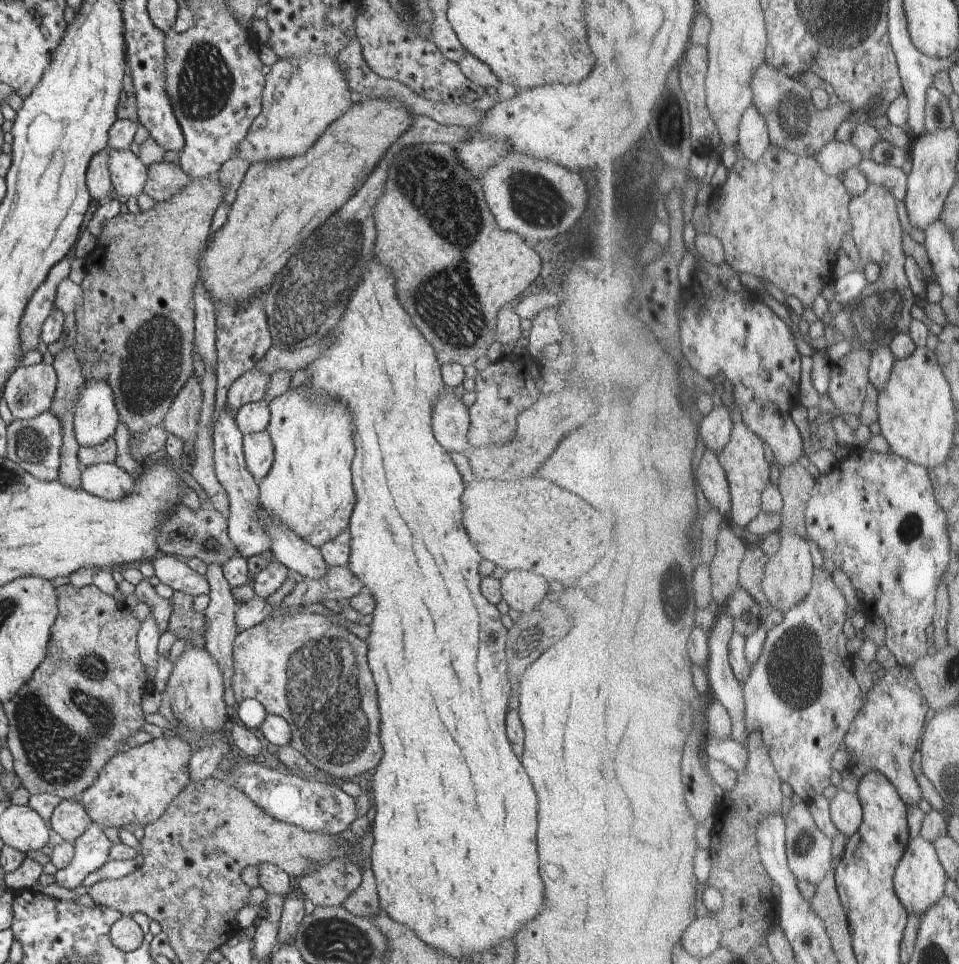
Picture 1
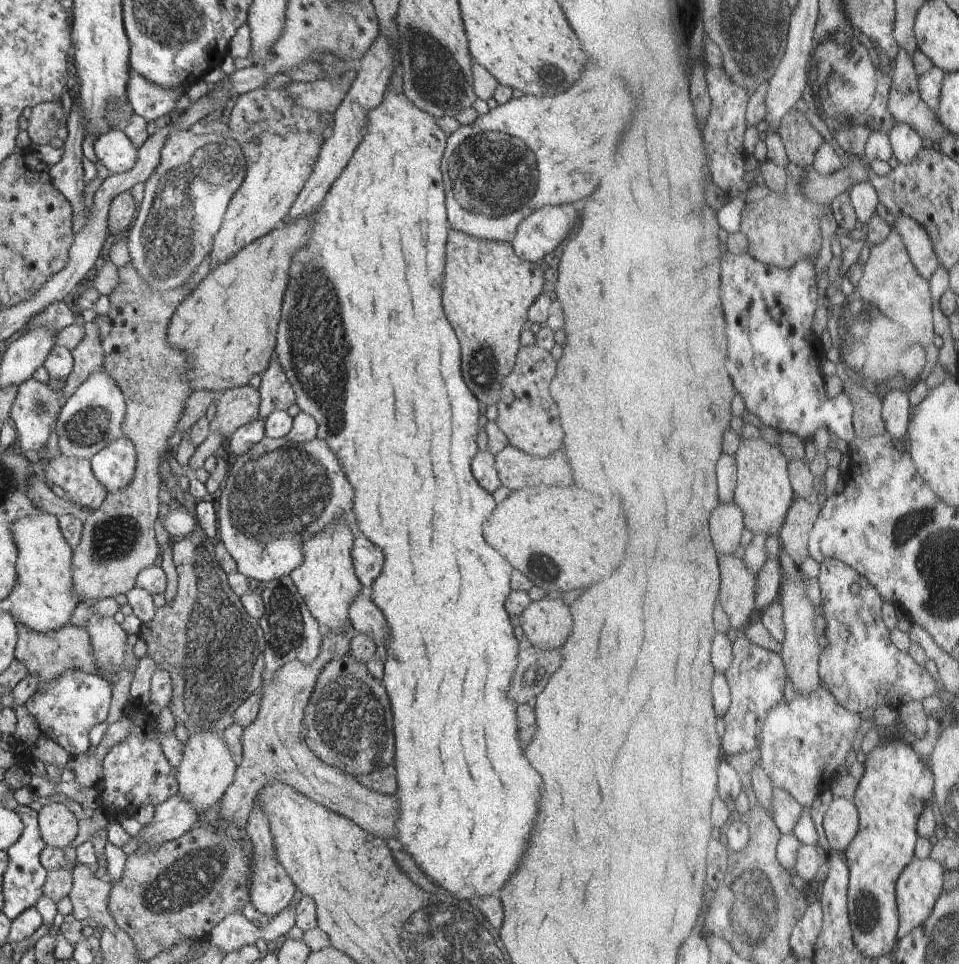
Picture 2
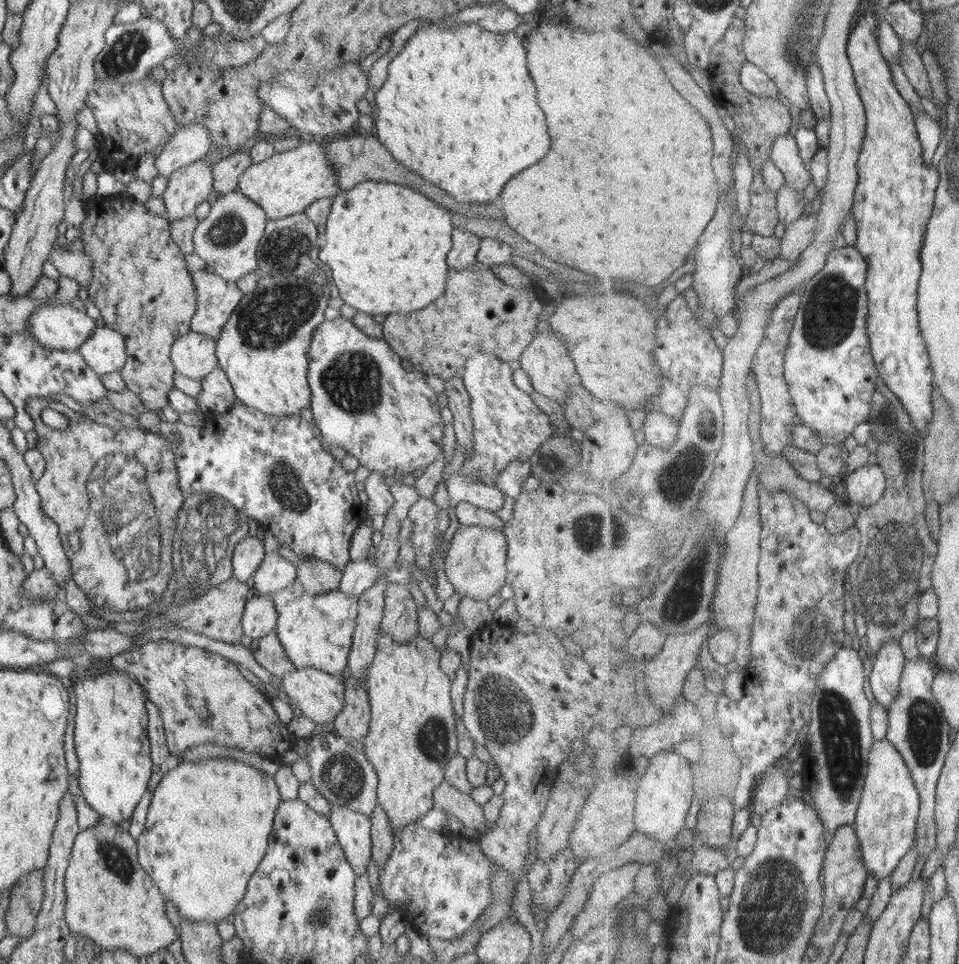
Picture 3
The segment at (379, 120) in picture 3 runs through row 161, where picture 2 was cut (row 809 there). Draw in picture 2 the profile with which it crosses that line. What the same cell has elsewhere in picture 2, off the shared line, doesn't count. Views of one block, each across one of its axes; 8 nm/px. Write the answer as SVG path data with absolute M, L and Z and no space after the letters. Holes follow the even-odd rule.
M390 85L386 88L385 92L383 92L381 102L367 112L367 122L365 122L365 126L363 126L361 132L359 144L356 144L355 150L353 150L353 154L349 157L343 170L341 170L339 178L333 182L333 186L331 186L327 194L325 194L319 210L312 216L313 222L311 222L309 237L306 239L307 244L305 244L303 248L299 248L299 250L293 254L291 262L289 262L287 286L285 286L283 300L281 300L280 317L275 334L273 356L277 358L277 362L282 366L283 374L285 374L285 378L287 378L287 382L292 386L294 403L299 408L299 412L307 413L307 416L312 416L312 419L315 420L315 436L318 437L319 440L325 440L325 444L333 450L337 462L341 464L341 470L343 470L347 482L349 482L351 488L353 488L354 530L359 528L361 534L363 534L369 542L377 544L377 546L381 548L381 552L383 552L383 568L381 568L381 574L379 574L379 576L375 578L375 582L371 584L370 599L373 601L373 604L381 610L381 614L383 614L383 618L385 618L385 624L387 624L387 628L389 628L389 642L387 642L387 646L385 646L385 648L387 648L387 656L385 656L385 660L383 660L383 688L385 688L385 692L387 692L387 696L389 696L391 714L393 714L393 736L395 736L395 762L393 762L393 764L395 764L395 780L397 780L397 788L399 788L399 790L397 790L399 818L397 818L397 822L394 824L394 828L397 830L397 840L401 843L403 851L407 851L407 854L417 862L423 874L429 876L445 893L456 898L465 898L465 900L471 901L471 898L495 896L497 890L507 882L507 878L517 870L519 860L521 860L521 856L525 854L525 848L527 848L527 842L529 842L529 834L531 834L531 830L533 830L533 826L535 826L535 820L537 820L537 802L539 802L539 798L541 798L541 794L539 794L539 784L541 784L539 774L537 774L537 772L527 764L527 760L523 758L523 748L521 748L521 742L519 742L519 730L517 730L517 720L515 720L515 708L513 708L513 704L511 704L509 698L507 698L507 686L509 686L509 680L511 680L511 672L515 671L516 656L518 653L518 641L515 639L513 632L511 632L512 626L509 624L509 618L507 618L505 610L503 610L503 602L505 602L505 598L507 598L510 590L510 576L513 568L507 561L503 562L504 558L499 556L499 553L494 548L489 548L489 546L483 542L483 538L481 538L481 522L483 522L483 516L487 516L487 514L493 510L495 504L493 504L491 494L487 494L483 488L479 488L479 484L471 478L471 472L469 472L469 460L477 454L477 444L475 441L478 430L477 420L479 418L479 412L477 412L477 401L473 398L471 392L467 390L467 386L463 384L463 380L461 380L461 374L459 374L459 344L457 344L457 338L455 338L449 322L447 322L445 316L443 316L441 302L439 302L441 280L443 280L443 244L445 244L445 236L447 236L445 190L442 172L439 170L439 167L447 136L445 136L443 131L435 124L434 117L425 112L421 112L417 106L413 106L413 104L407 100L407 96L403 94L403 90L393 92L393 86Z

